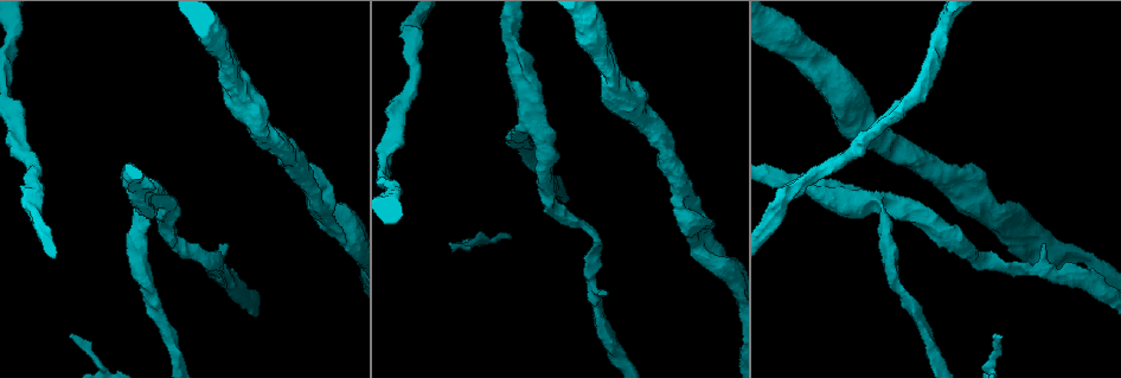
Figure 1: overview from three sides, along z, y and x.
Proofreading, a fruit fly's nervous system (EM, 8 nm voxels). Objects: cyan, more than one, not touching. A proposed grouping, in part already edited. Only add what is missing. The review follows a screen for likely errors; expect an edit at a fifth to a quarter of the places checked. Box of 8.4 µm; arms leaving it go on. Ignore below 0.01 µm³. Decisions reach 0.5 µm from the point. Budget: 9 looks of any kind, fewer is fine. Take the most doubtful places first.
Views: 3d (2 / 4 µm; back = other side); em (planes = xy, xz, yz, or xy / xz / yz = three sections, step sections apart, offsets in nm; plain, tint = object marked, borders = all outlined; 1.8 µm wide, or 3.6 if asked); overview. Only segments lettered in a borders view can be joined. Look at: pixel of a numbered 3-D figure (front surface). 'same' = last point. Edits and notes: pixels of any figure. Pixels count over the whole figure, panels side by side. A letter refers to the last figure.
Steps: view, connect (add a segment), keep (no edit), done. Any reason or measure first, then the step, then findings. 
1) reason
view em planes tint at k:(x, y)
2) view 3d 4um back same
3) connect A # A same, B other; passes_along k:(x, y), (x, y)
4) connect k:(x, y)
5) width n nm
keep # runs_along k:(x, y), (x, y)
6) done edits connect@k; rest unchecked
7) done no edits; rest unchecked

arms part here
view em planes borders at 1:(876, 201)

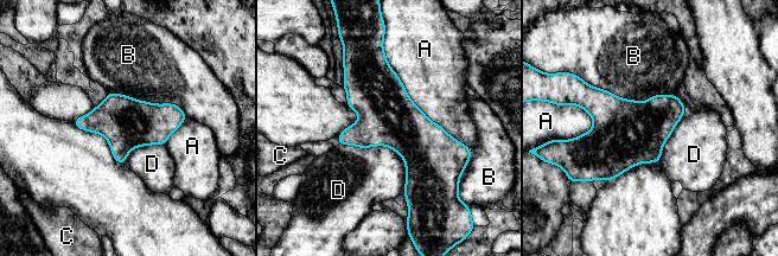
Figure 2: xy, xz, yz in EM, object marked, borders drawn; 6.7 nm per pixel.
longest_contact A 900 nm
keep # A other, B other, C other, D other; border 2:(339, 144), (393, 148), (405, 193); no lettered segment goes on from it

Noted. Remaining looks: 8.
branch stops here
view em planes borders at 1:(74, 338)

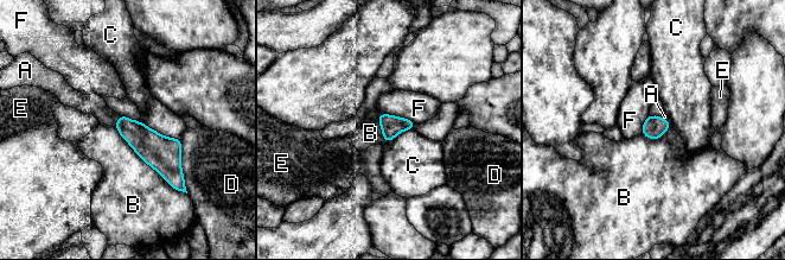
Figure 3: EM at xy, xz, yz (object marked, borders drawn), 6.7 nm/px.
connect A # A same, B other, C other, D other, E other, F other; passes_along 3:(145, 141), (116, 121), (94, 105); the cell continues

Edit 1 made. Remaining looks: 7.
see it whole again
view overview

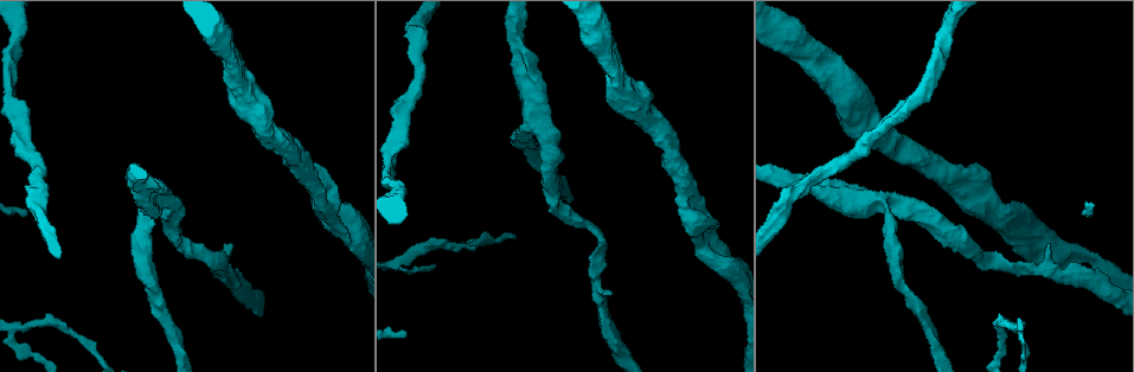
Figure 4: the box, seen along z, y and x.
branch stops here
view 3d 2um at 4:(1049, 243)

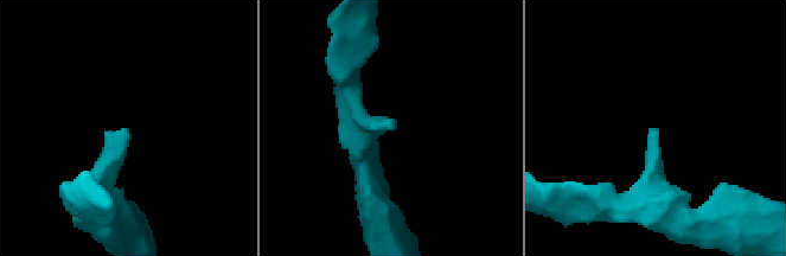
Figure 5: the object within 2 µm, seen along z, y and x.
view em planes plain at 5:(390, 129)

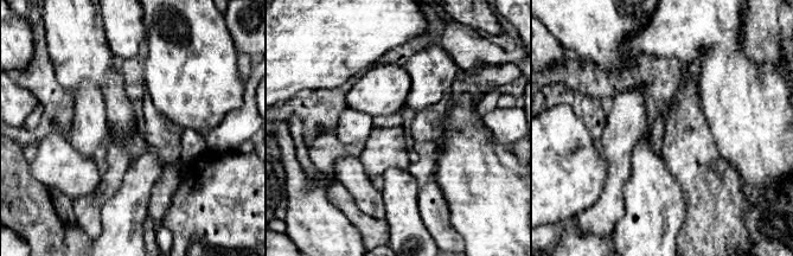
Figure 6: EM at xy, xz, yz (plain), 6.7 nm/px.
what lies round it
view em planes borders same

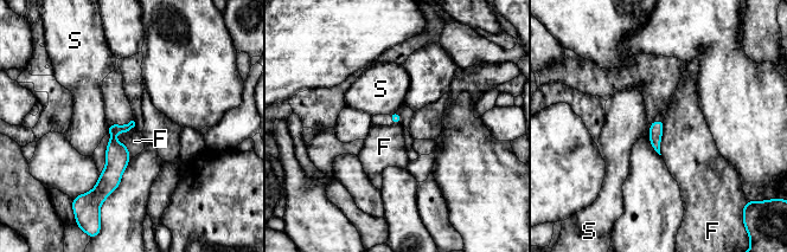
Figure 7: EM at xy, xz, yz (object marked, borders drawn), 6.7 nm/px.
keep # F other, S other; runs_along 7:(128, 127), (113, 134), (107, 189); no lettered segment goes on from it

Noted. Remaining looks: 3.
done edits connect@3; rest unchecked

